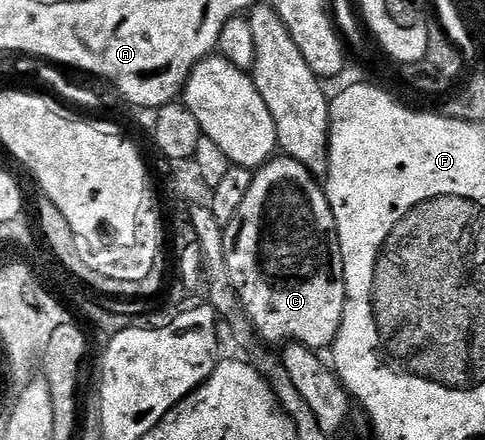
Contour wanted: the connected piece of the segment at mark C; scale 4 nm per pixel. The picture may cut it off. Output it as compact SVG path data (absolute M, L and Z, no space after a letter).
M276 155L274 159L263 165L251 177L249 194L245 194L245 202L239 211L237 229L239 233L234 236L231 230L224 231L224 250L228 260L229 278L235 283L243 308L247 311L256 333L264 344L268 346L286 345L288 342L304 344L312 350L324 350L330 344L334 345L339 339L339 332L342 330L343 315L345 314L345 302L347 301L347 287L345 286L345 270L343 269L343 255L339 245L339 235L335 229L333 210L327 201L327 193L324 185L313 175L308 168L301 166L301 162L290 160L288 156Z

